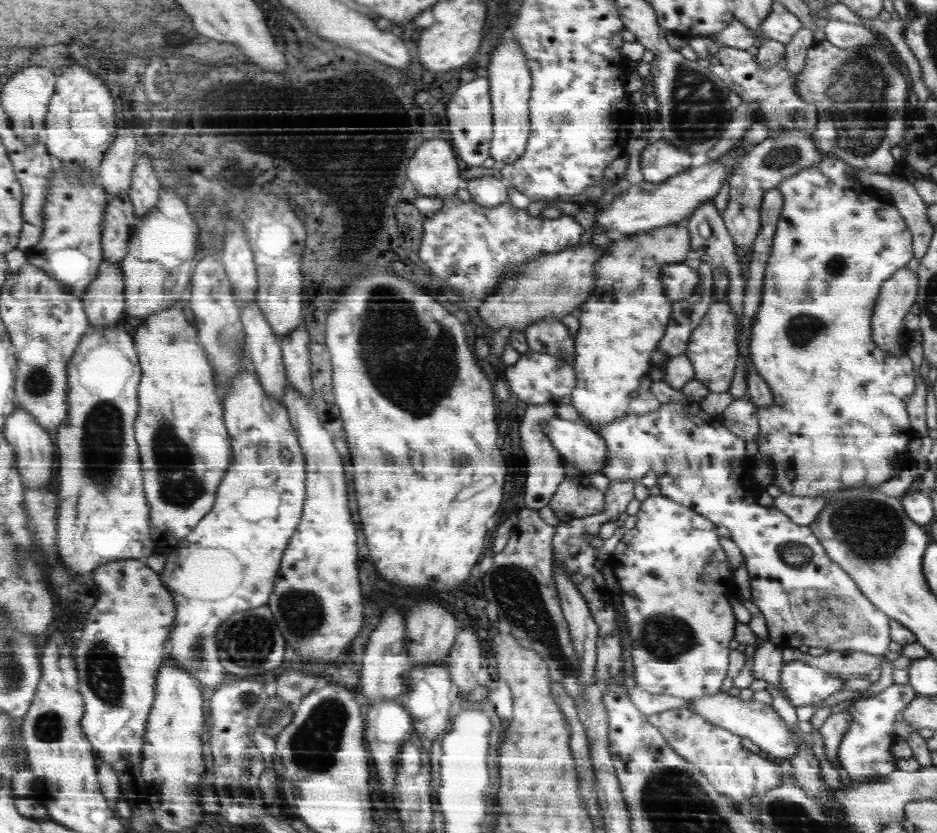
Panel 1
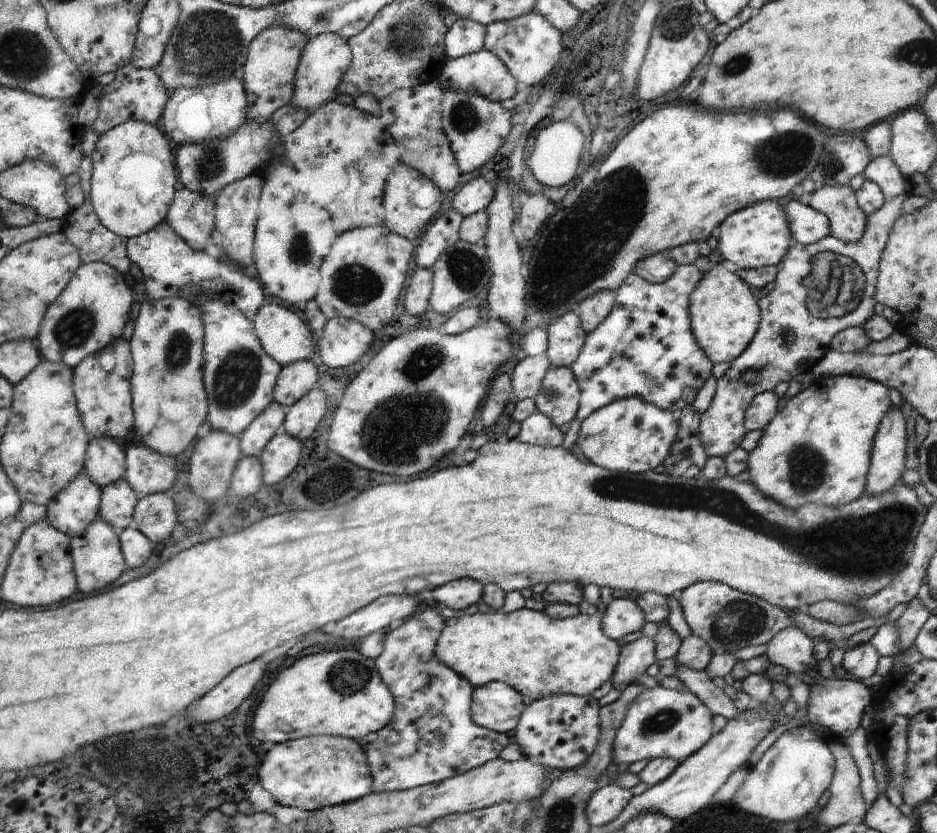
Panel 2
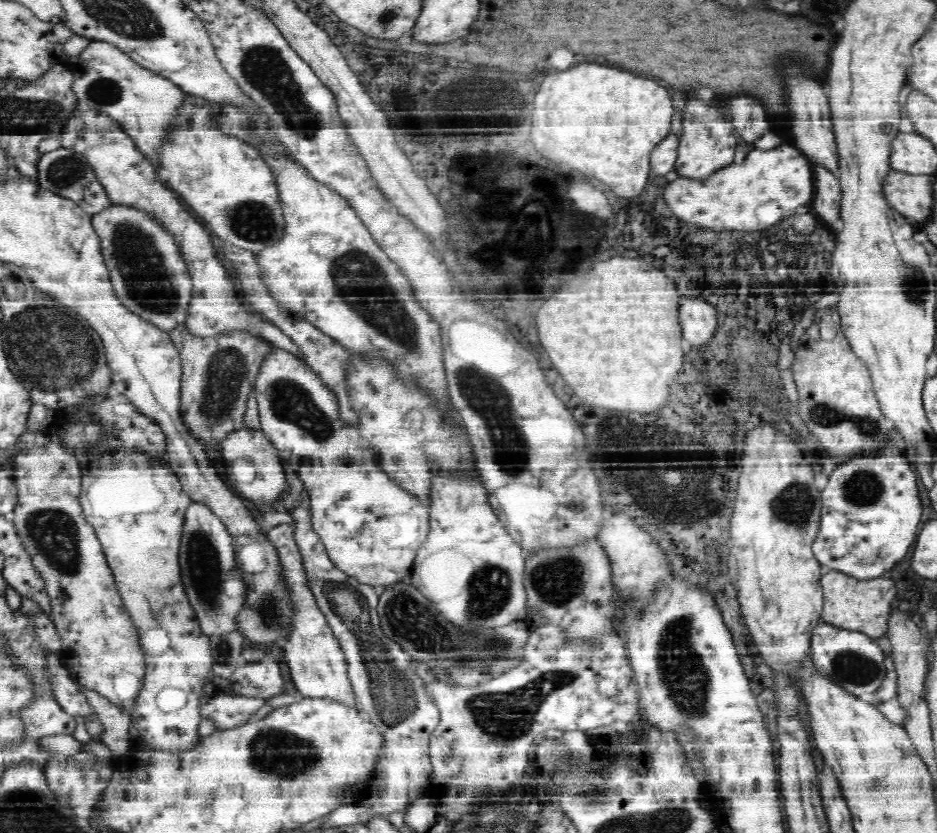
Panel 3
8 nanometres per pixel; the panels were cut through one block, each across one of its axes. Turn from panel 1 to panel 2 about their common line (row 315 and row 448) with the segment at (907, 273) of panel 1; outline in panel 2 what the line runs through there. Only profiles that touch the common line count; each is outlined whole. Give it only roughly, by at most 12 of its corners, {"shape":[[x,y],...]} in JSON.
{"shape":[[897,406],[883,412],[867,494],[897,484],[907,428]]}

